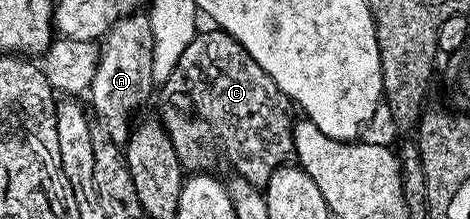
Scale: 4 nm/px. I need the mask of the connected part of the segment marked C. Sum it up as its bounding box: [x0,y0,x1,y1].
[158,30,293,186]

